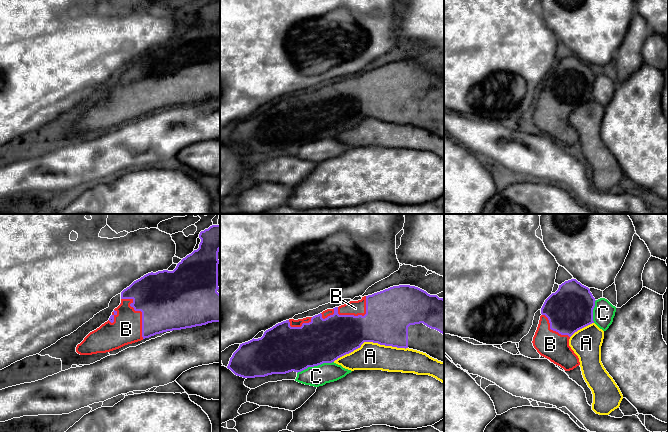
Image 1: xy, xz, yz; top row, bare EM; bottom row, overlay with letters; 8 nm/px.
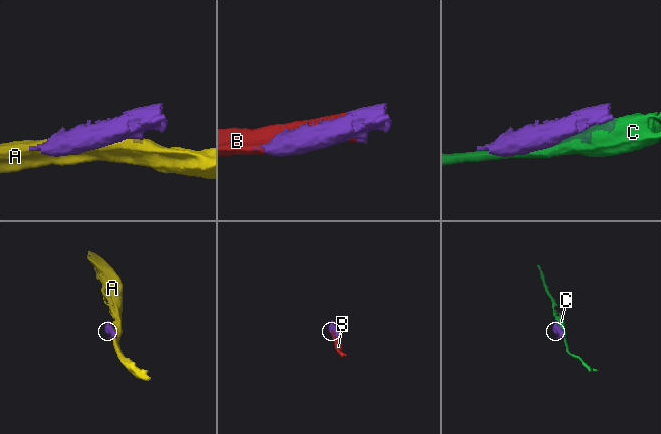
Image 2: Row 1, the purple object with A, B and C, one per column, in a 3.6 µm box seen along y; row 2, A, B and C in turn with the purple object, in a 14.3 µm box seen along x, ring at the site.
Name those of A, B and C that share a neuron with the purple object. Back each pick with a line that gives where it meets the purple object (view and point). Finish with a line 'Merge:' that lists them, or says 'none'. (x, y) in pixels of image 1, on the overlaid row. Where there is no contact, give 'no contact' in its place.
B: xy (141, 311)
Merge: B

